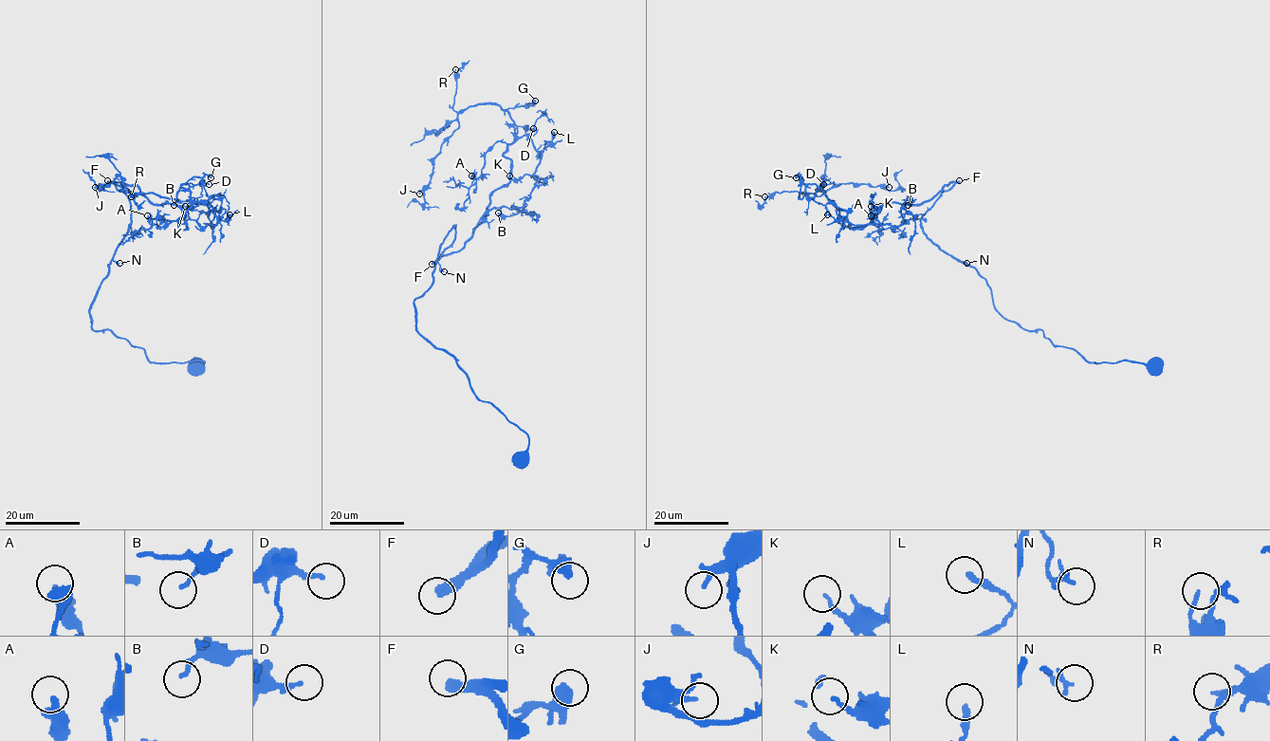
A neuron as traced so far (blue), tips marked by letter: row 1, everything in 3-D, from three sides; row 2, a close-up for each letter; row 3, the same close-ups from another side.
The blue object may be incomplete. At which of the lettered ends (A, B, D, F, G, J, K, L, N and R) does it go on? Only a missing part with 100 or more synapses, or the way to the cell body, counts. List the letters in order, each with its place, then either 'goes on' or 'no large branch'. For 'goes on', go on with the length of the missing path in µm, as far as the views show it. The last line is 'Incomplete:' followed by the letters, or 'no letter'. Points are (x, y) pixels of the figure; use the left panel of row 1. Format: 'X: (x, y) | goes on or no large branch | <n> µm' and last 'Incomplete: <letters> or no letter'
A: (147, 215) | no large branch
B: (174, 205) | no large branch
D: (209, 184) | no large branch
F: (107, 180) | goes on | 160 µm
G: (211, 177) | no large branch
J: (95, 187) | no large branch
K: (185, 206) | no large branch
L: (230, 214) | no large branch
N: (119, 263) | no large branch
R: (131, 196) | no large branch
Incomplete: F

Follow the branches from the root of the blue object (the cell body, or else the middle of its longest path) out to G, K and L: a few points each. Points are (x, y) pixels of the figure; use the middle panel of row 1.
G: (520, 459), (528, 436), (417, 330), (414, 302), (446, 235), (439, 258), (509, 181), (508, 109), (535, 101)
K: (520, 459), (528, 436), (417, 330), (414, 304), (524, 135), (539, 181), (509, 175)
L: (520, 459), (528, 436), (417, 330), (414, 302), (446, 235), (439, 258), (509, 181), (506, 147), (554, 132)

